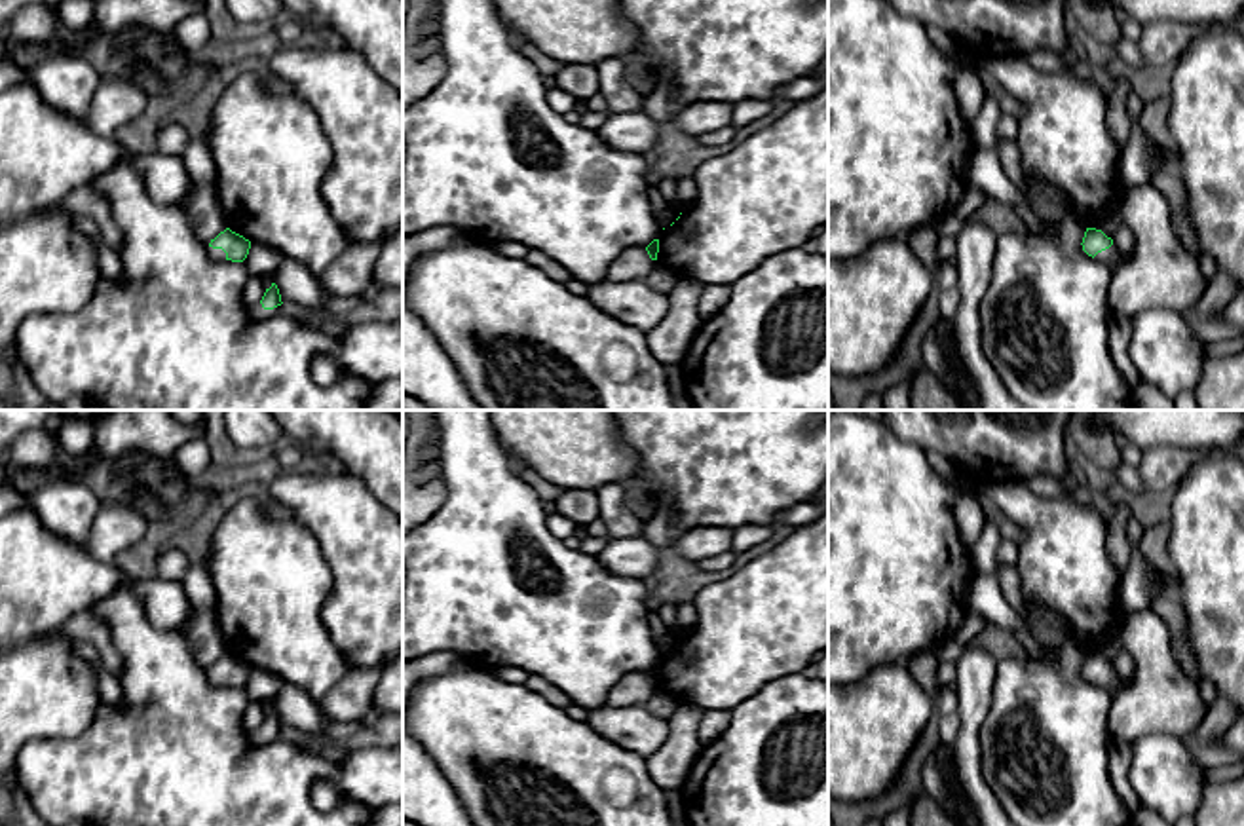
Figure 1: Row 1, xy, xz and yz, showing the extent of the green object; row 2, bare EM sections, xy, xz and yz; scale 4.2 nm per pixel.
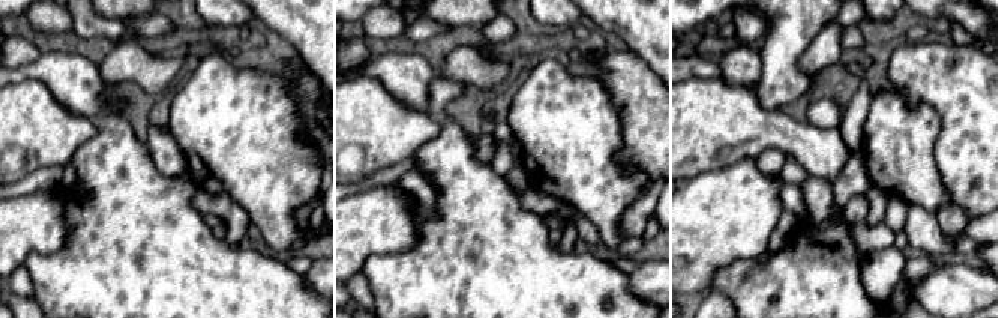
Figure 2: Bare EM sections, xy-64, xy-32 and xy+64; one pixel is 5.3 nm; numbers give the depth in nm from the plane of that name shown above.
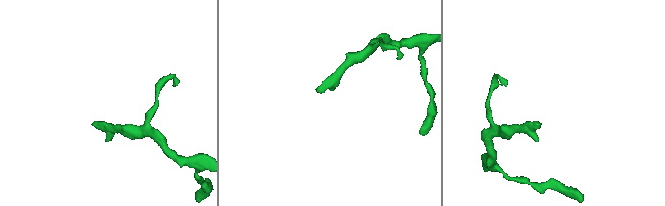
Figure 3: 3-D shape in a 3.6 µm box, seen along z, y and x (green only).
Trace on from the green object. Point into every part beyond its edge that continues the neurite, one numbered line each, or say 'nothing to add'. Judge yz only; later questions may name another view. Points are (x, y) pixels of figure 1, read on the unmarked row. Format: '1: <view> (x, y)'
1: yz (1112, 680)

